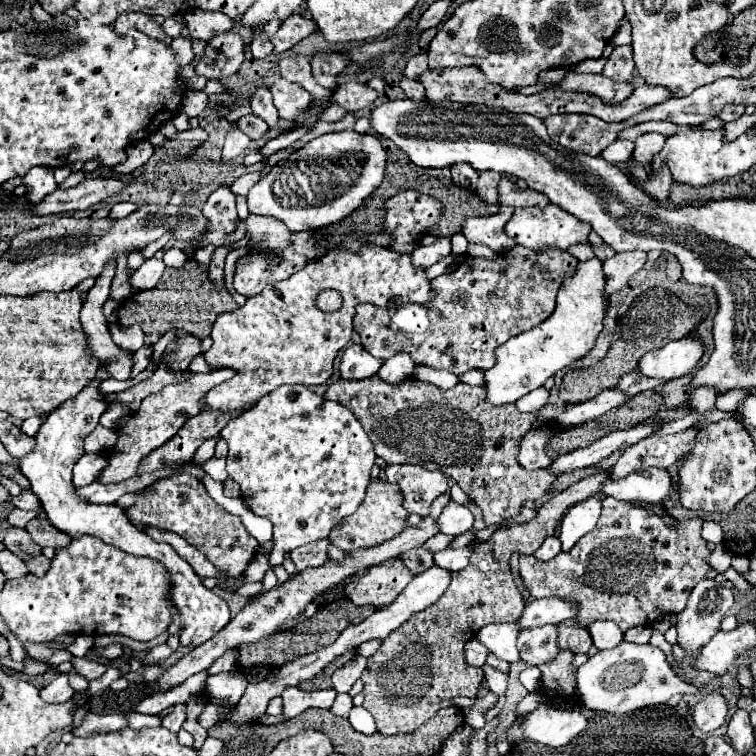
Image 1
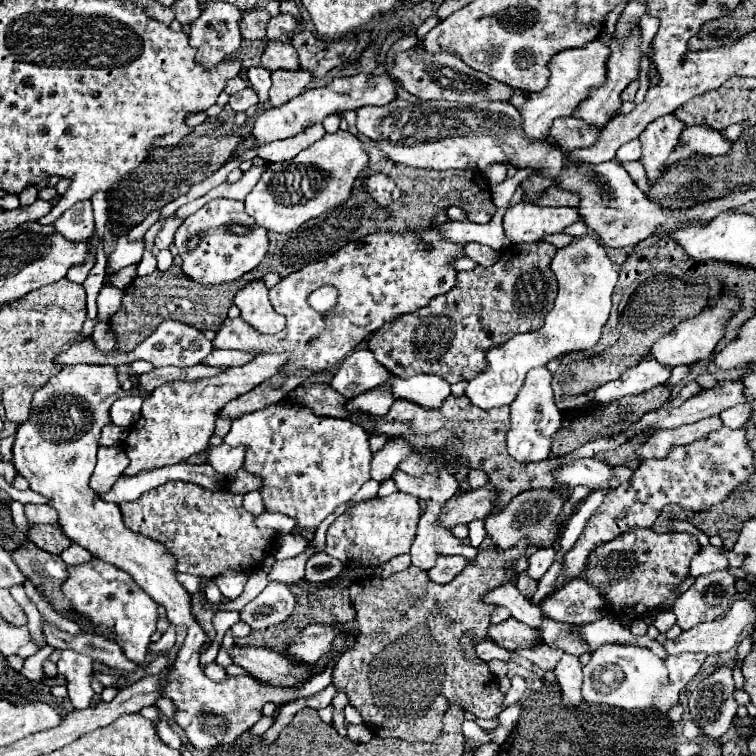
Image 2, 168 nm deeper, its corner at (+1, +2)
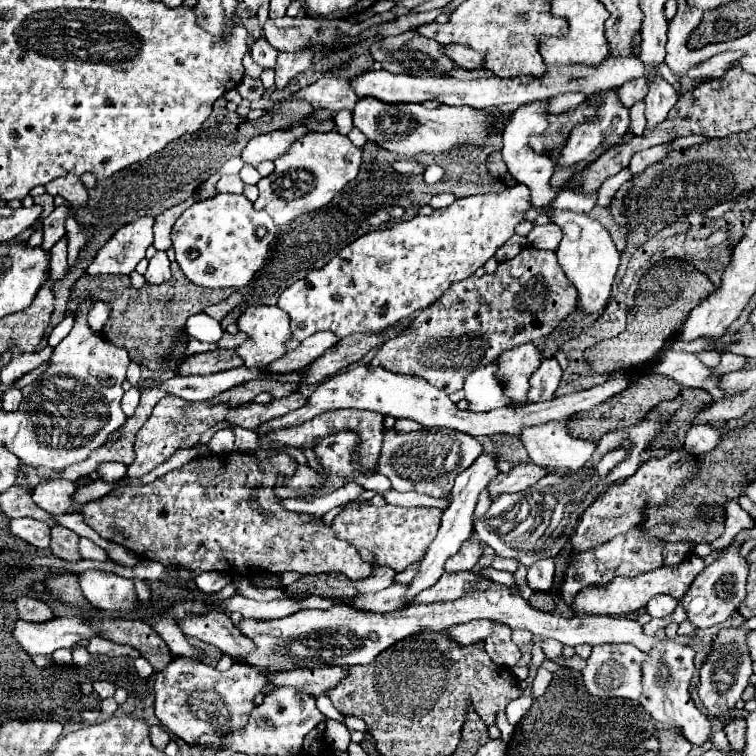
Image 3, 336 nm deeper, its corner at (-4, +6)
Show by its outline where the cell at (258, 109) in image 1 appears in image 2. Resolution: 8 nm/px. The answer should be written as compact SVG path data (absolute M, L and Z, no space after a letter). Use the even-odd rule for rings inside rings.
M256 66L256 68L250 68L248 70L248 80L252 84L252 88L256 90L260 102L258 106L262 106L266 100L268 100L268 90L270 90L270 70L262 68L262 66Z

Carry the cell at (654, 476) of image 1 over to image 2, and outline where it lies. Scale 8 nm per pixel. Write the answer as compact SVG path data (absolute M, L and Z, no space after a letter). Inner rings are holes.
M578 458L572 460L570 464L560 466L554 472L554 482L564 484L568 488L574 486L588 486L590 490L600 490L600 488L610 488L612 480L612 468L604 464L598 458Z

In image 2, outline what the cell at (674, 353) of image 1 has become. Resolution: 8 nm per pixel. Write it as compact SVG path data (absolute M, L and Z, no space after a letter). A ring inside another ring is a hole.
M720 292L720 296L714 300L714 304L706 306L700 314L688 318L688 320L682 320L676 328L672 328L670 334L666 334L664 338L660 338L650 354L664 366L670 366L670 368L676 368L676 366L692 366L704 358L708 358L714 350L714 346L722 340L724 332L726 332L726 324L728 320L740 310L740 300L732 294L732 292Z

